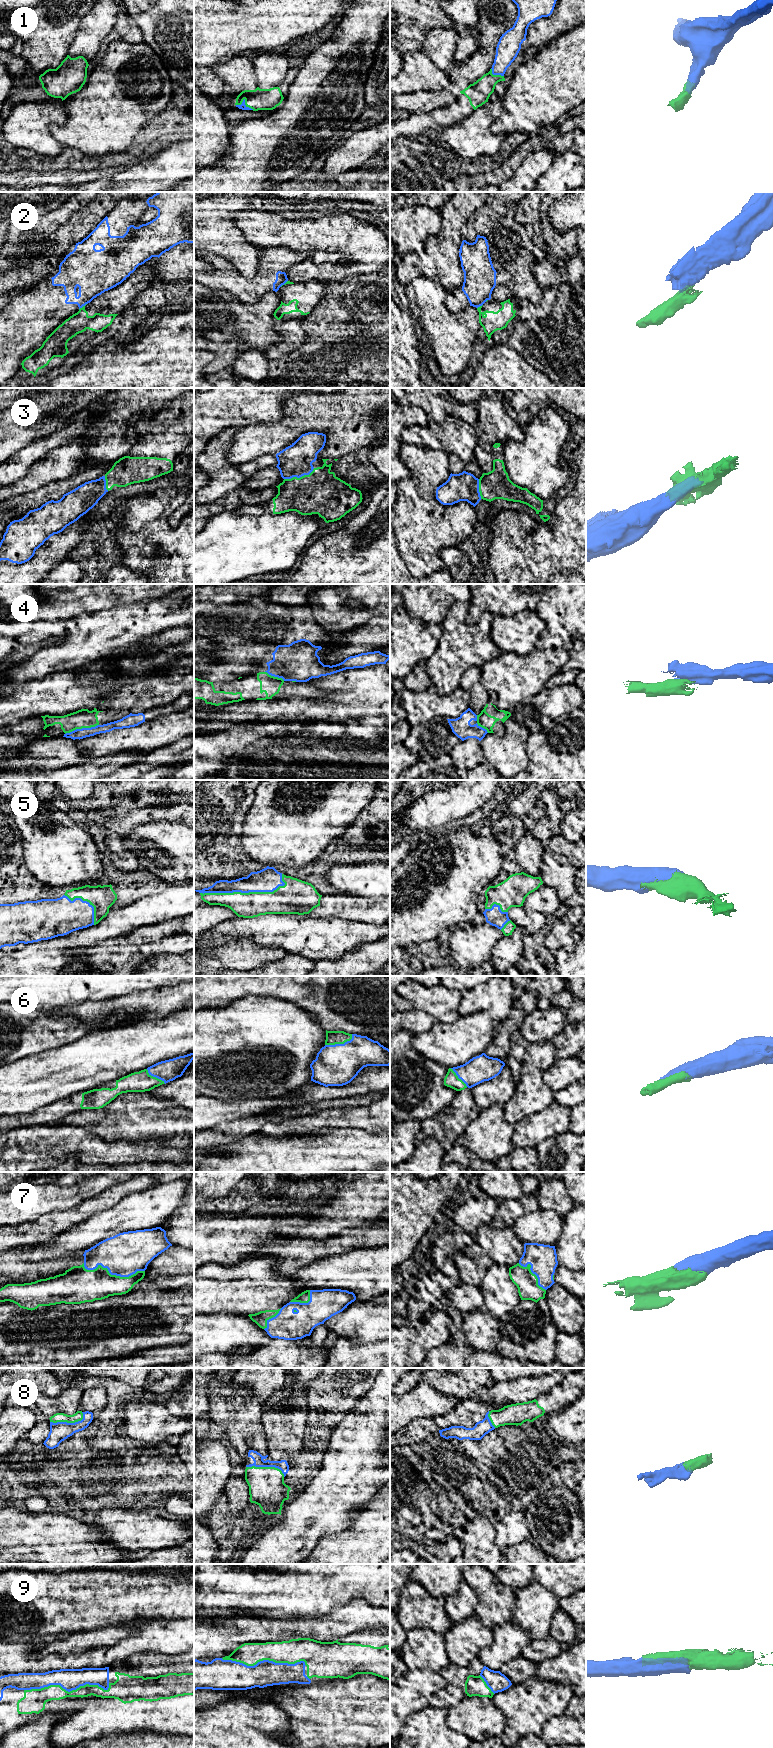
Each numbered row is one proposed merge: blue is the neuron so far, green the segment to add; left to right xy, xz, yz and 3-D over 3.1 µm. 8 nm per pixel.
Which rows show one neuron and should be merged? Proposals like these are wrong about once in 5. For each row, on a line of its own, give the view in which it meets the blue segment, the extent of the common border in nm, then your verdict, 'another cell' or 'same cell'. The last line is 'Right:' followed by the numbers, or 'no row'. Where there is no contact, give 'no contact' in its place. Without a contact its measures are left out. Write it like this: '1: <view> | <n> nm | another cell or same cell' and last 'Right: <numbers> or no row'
1: xz | 150 nm | same cell
2: xy | 80 nm | another cell
3: xz | 260 nm | same cell
4: xy | 280 nm | another cell
5: xz | 700 nm | same cell
6: xz | 240 nm | same cell
7: xy | 500 nm | same cell
8: xz | 320 nm | same cell
9: xy | 700 nm | same cell
Right: 1, 3, 5, 6, 7, 8, 9

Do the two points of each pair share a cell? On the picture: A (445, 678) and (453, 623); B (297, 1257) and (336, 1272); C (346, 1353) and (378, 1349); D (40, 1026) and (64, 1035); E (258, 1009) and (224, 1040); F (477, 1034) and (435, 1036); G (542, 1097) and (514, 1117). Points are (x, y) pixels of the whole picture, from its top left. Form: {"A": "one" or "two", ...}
{"A": "one", "B": "two", "C": "one", "D": "one", "E": "one", "F": "one", "G": "one"}

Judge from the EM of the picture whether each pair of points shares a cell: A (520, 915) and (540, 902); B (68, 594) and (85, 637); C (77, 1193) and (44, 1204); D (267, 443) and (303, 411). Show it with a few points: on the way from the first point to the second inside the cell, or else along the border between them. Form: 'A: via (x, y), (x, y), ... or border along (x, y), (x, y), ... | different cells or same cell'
A: border along (522, 906), (527, 911), (539, 911), (545, 916) | different cells
B: border along (99, 610), (78, 617), (57, 619), (54, 622) | different cells
C: via (69, 1196), (52, 1197) | same cell
D: via (276, 435), (294, 419) | same cell

